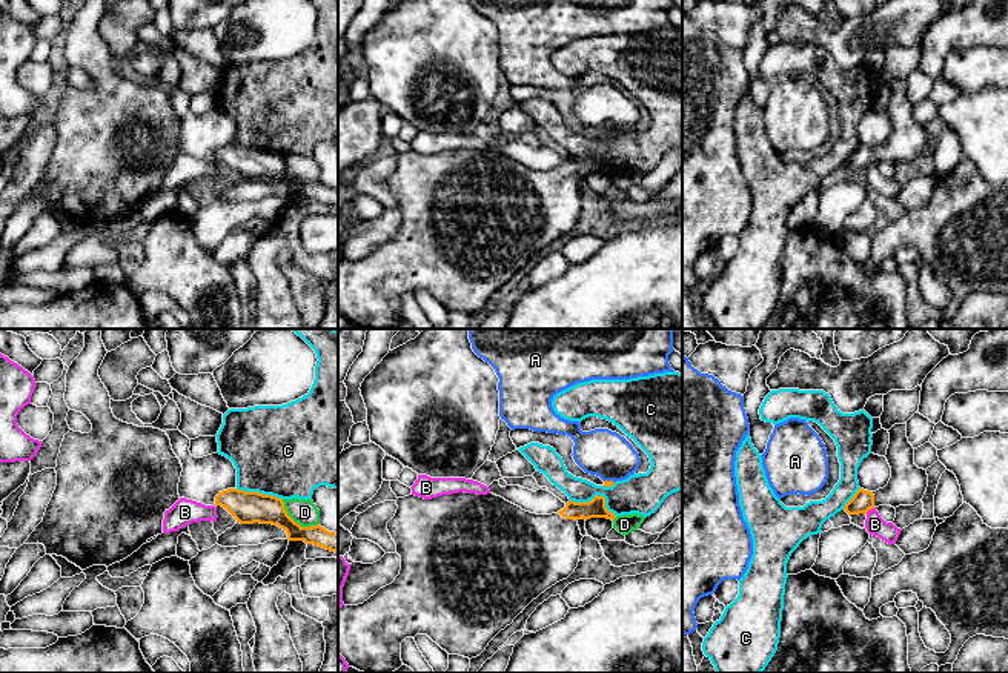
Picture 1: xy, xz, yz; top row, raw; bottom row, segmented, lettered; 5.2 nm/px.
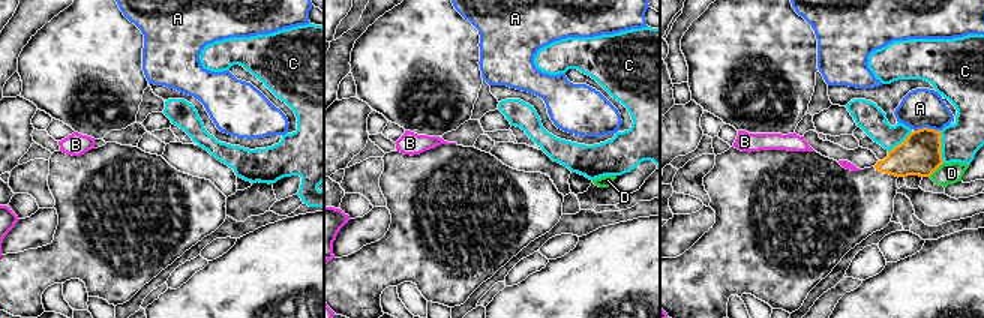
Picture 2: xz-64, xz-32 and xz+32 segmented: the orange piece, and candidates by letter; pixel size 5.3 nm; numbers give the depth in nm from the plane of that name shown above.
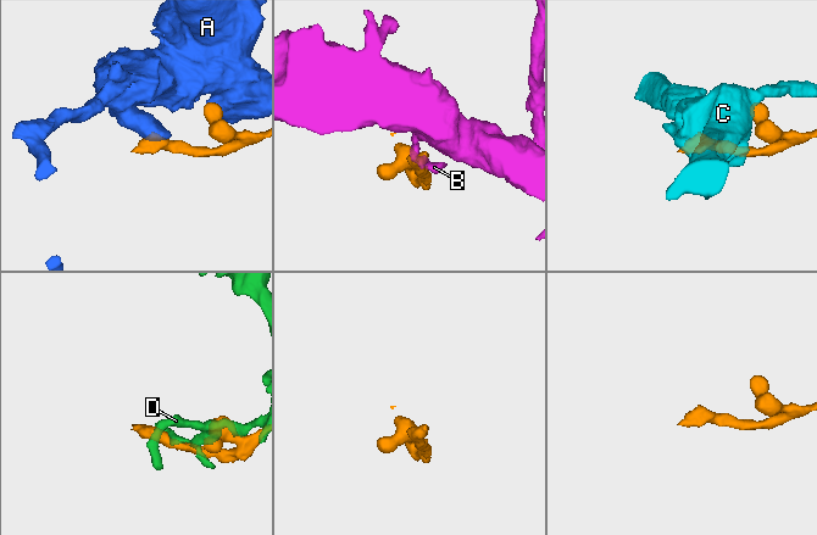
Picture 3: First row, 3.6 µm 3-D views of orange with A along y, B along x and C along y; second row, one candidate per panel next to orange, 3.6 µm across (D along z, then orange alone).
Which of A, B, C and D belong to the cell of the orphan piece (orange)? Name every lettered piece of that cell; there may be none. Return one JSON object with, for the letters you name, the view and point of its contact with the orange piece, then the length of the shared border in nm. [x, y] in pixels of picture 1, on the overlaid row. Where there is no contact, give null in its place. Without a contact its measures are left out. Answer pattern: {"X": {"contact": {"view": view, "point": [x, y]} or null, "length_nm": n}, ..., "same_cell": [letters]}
{"same_cell": []}

